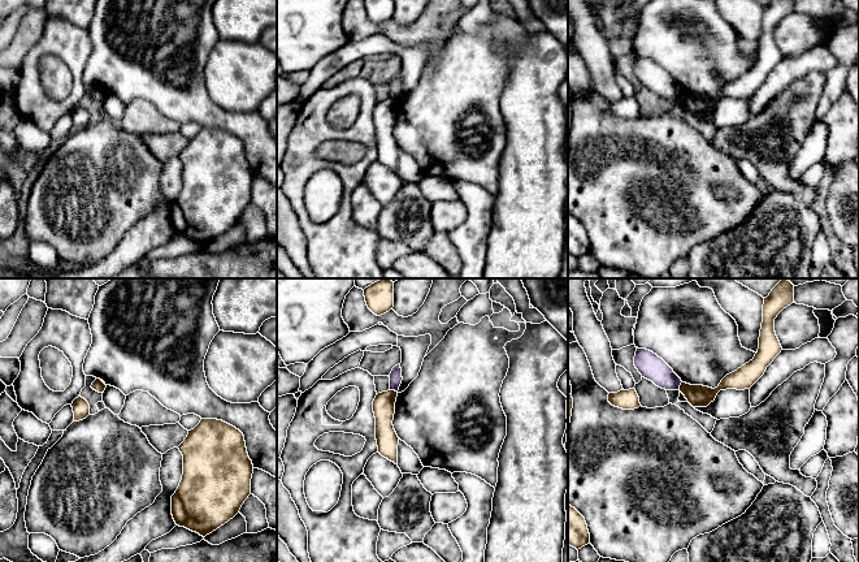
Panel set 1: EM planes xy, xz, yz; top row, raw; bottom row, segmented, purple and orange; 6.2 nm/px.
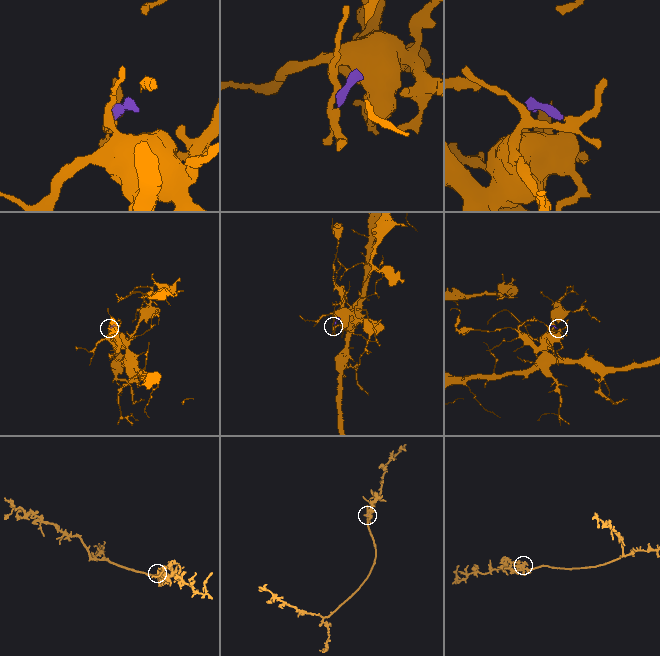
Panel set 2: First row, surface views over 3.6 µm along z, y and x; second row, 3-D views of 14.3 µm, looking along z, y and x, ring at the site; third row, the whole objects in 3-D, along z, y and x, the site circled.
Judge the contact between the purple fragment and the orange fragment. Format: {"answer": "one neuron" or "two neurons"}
{"answer": "two neurons"}

